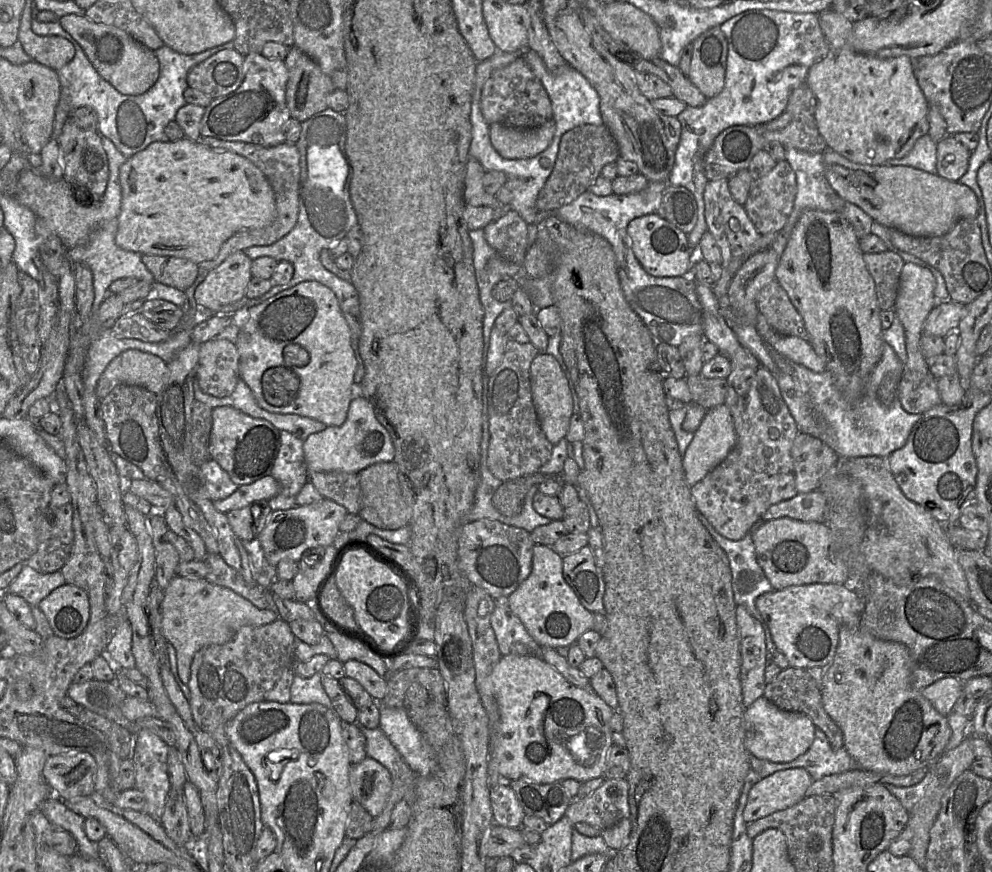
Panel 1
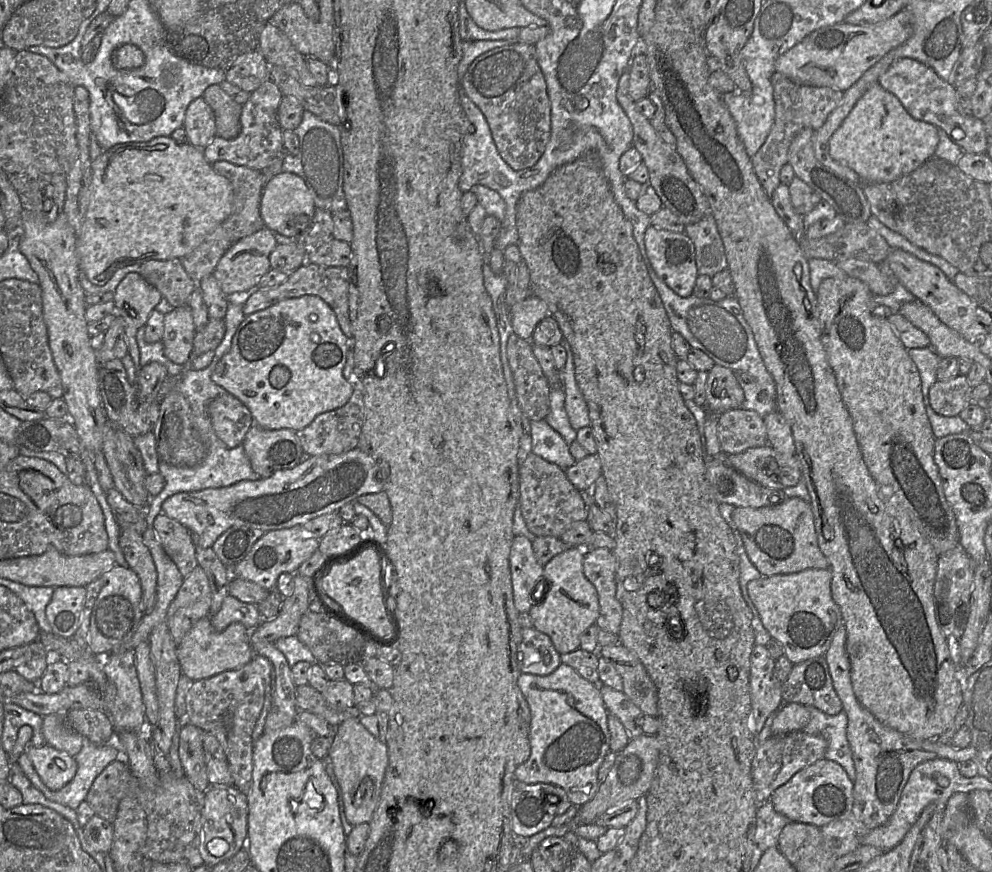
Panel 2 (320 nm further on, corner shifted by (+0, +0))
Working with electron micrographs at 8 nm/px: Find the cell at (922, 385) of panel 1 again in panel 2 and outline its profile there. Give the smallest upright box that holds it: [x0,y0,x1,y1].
[928,375,972,416]

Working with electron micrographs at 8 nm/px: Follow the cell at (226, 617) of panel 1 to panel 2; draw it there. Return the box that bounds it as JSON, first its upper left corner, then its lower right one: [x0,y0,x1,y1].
[177,616,255,681]

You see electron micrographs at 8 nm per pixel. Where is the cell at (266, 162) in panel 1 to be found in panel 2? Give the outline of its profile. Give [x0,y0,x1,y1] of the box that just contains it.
[180,161,268,283]

